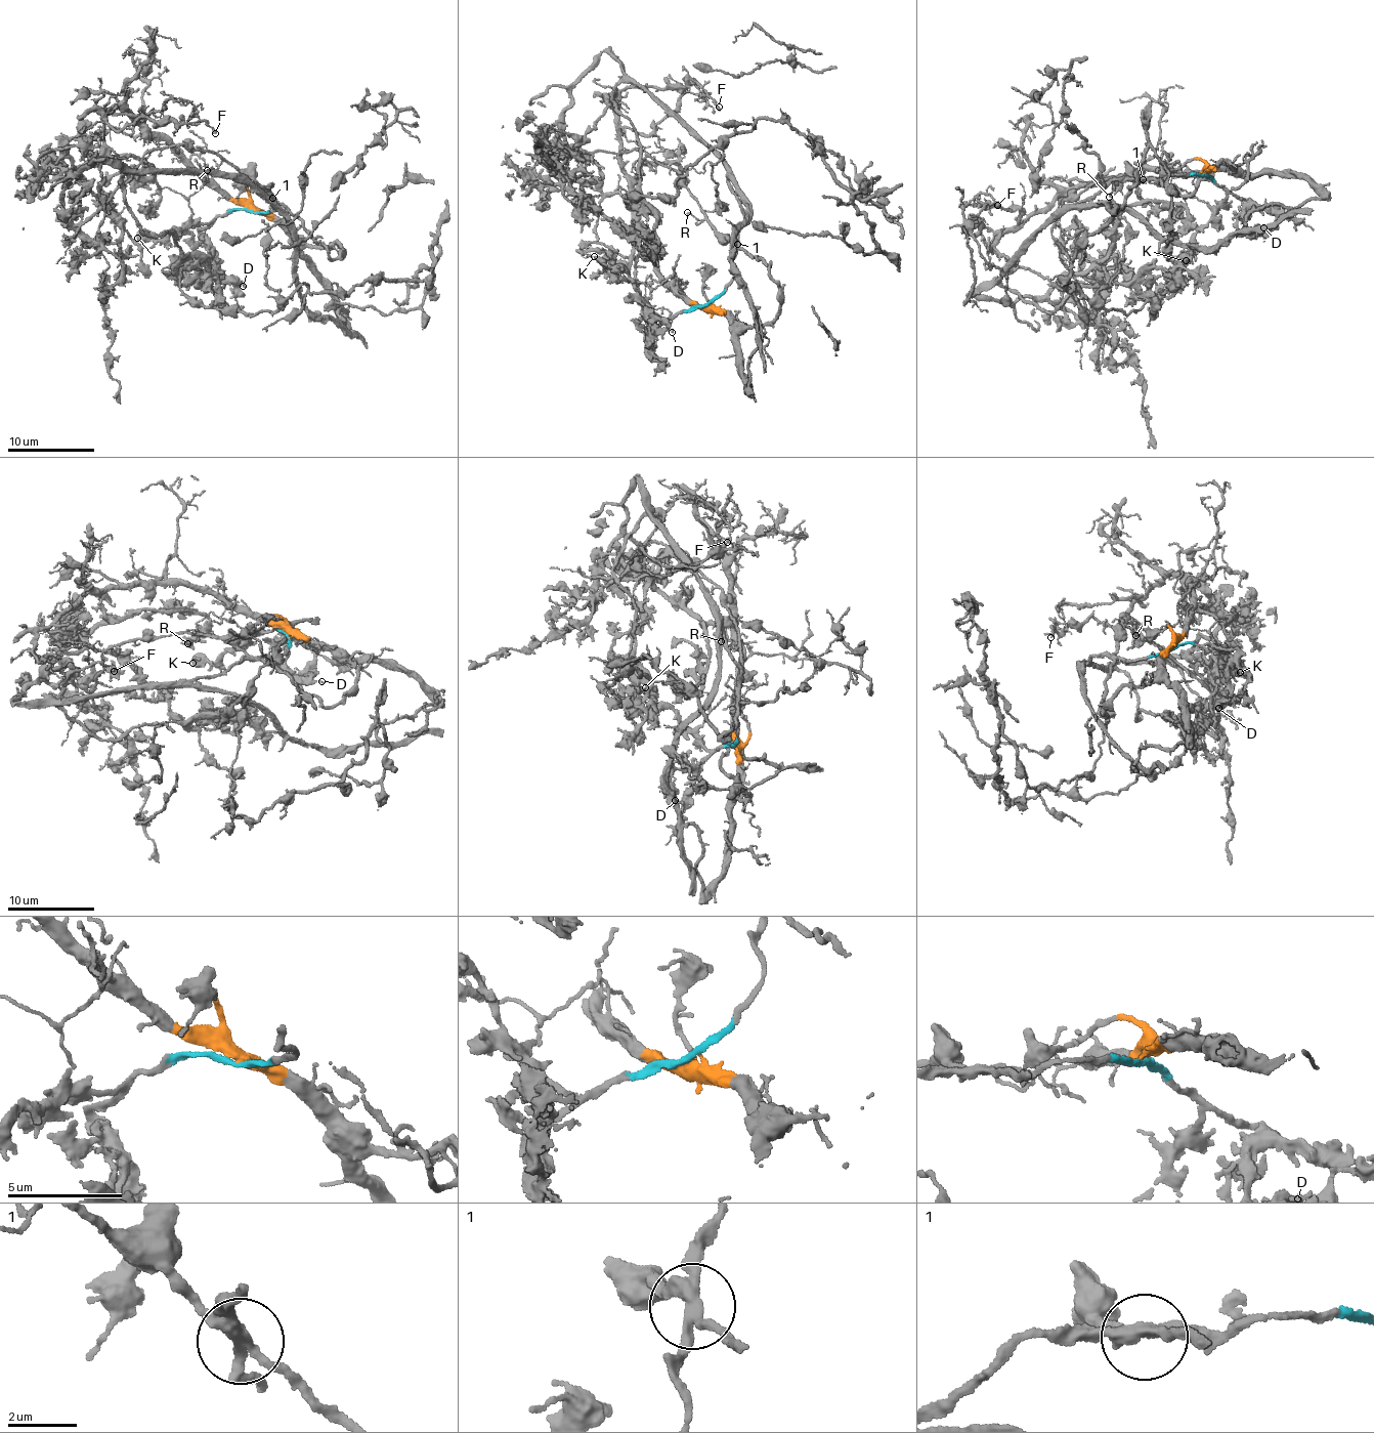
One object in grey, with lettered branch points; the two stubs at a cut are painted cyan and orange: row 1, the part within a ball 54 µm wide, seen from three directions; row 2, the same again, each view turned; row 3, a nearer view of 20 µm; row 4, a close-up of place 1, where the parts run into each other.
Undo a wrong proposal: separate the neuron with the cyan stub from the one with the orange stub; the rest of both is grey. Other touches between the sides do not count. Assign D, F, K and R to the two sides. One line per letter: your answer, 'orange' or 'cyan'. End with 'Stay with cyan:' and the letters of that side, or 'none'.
D: cyan
F: orange
K: cyan
R: orange
Stay with cyan: D, K

